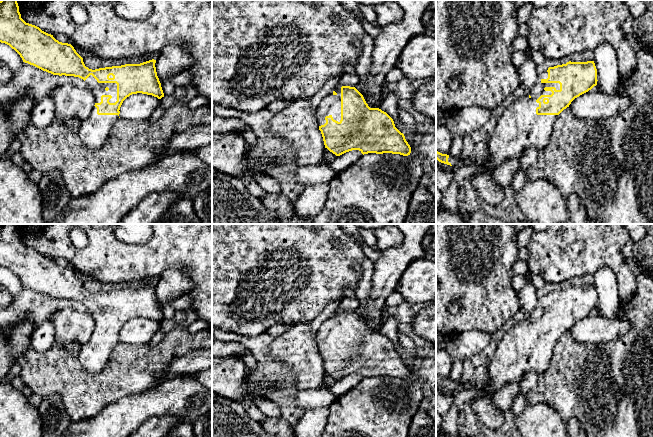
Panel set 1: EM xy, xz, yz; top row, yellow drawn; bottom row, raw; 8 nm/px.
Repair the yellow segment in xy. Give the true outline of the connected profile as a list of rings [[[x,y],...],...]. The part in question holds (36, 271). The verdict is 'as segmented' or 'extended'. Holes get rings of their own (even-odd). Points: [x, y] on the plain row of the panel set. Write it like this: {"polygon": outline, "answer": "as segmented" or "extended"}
{"polygon": [[[17,224],[0,225],[0,266],[14,273],[25,287],[53,299],[79,301],[87,307],[95,320],[95,329],[90,339],[81,346],[78,357],[84,369],[91,374],[98,374],[105,369],[113,349],[120,342],[119,334],[127,321],[137,317],[152,319],[158,323],[164,321],[156,296],[156,284],[152,283],[140,288],[89,293],[71,268],[59,266],[53,259],[42,255],[35,249],[26,247],[21,242]]], "answer": "extended"}

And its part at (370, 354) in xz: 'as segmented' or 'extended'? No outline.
extended

